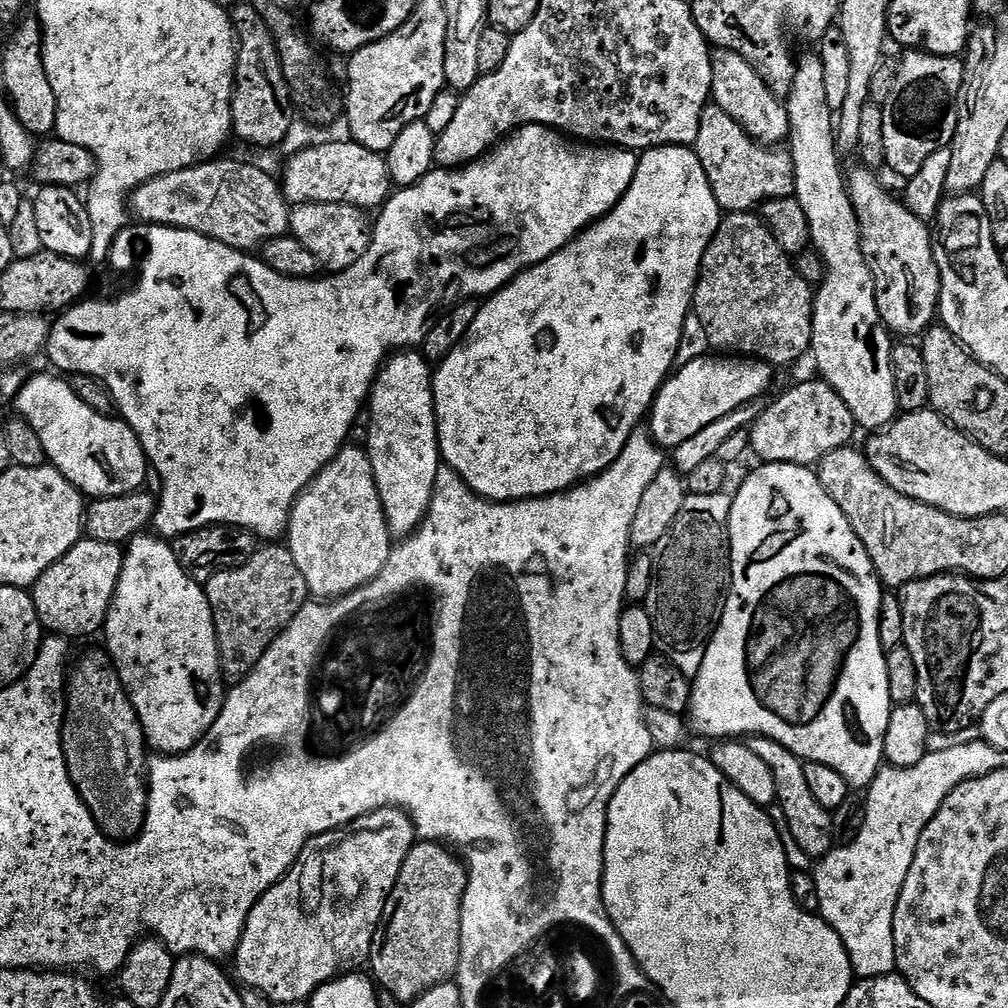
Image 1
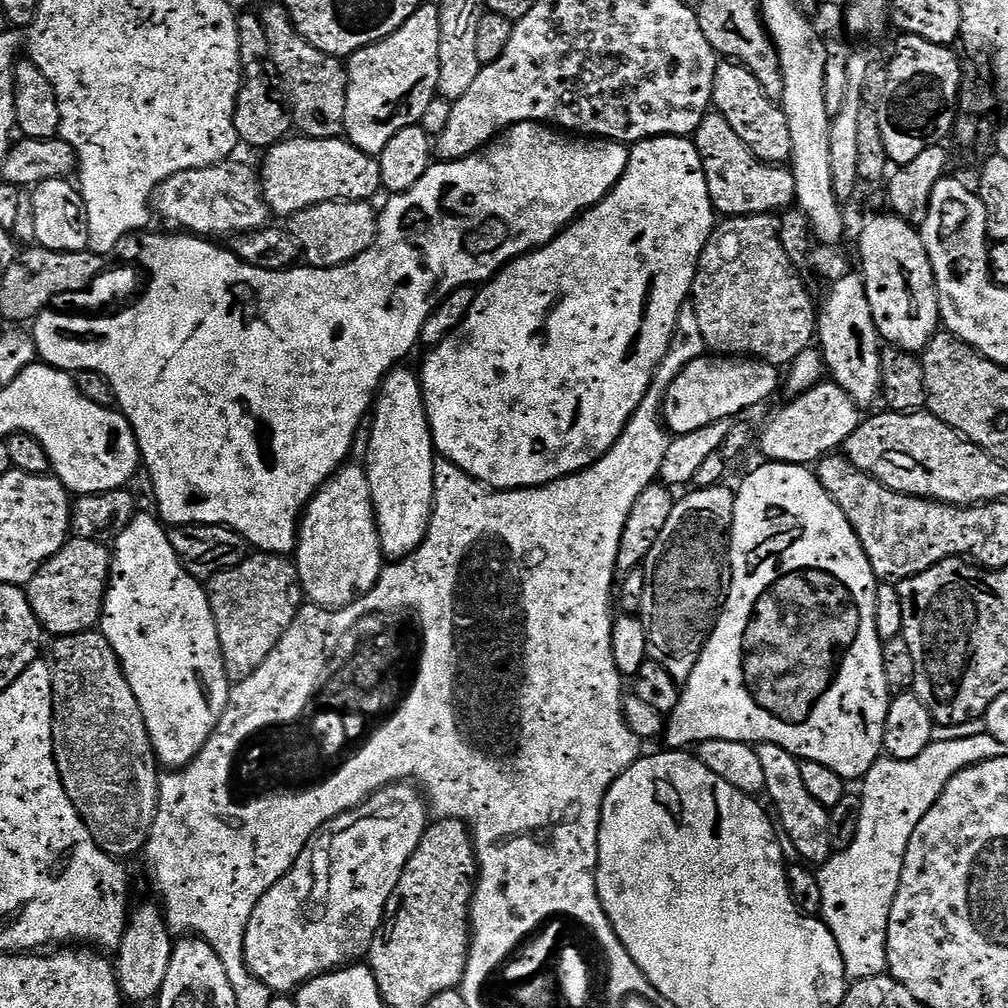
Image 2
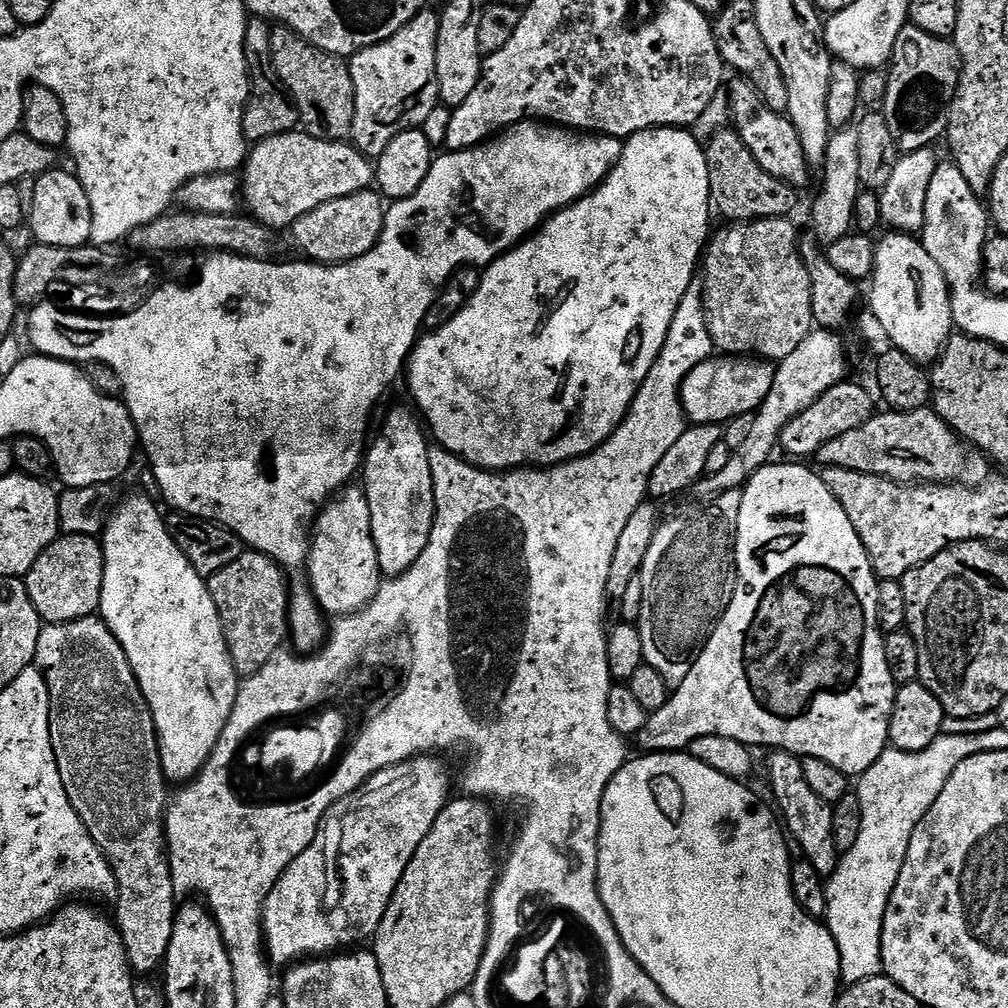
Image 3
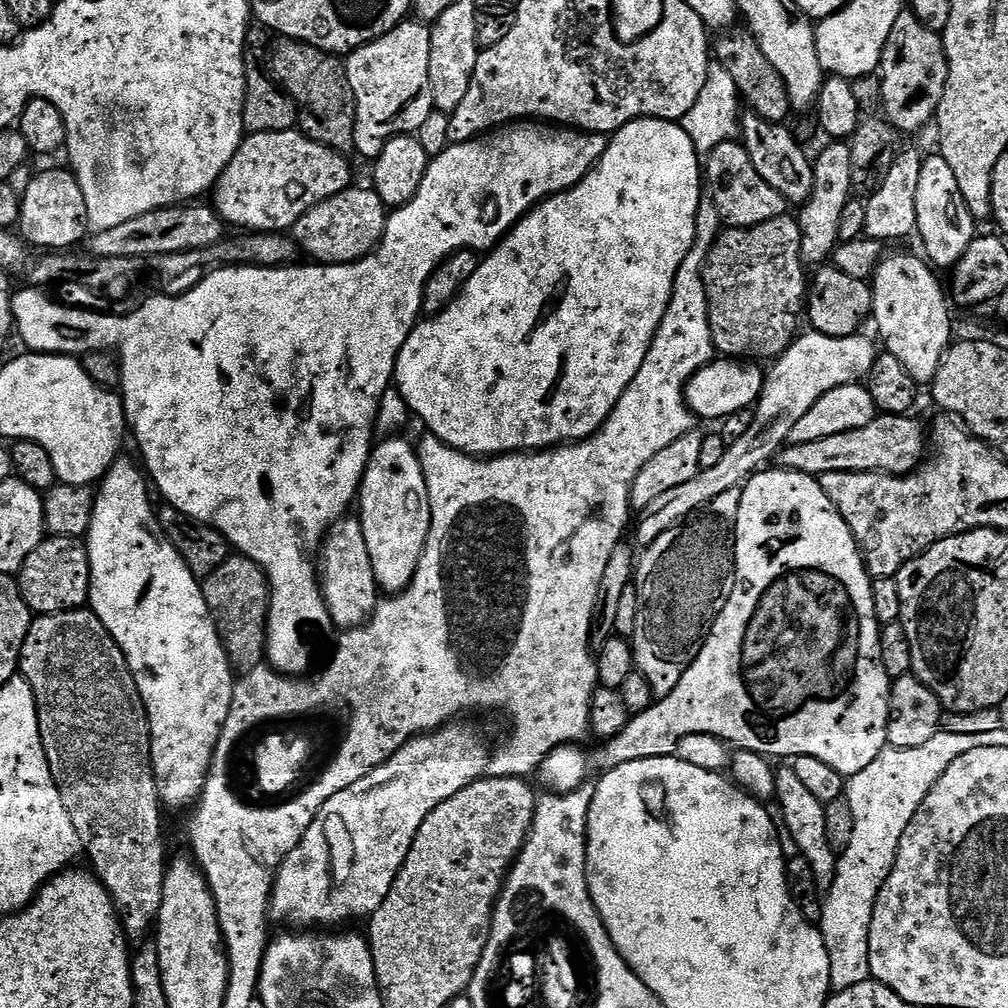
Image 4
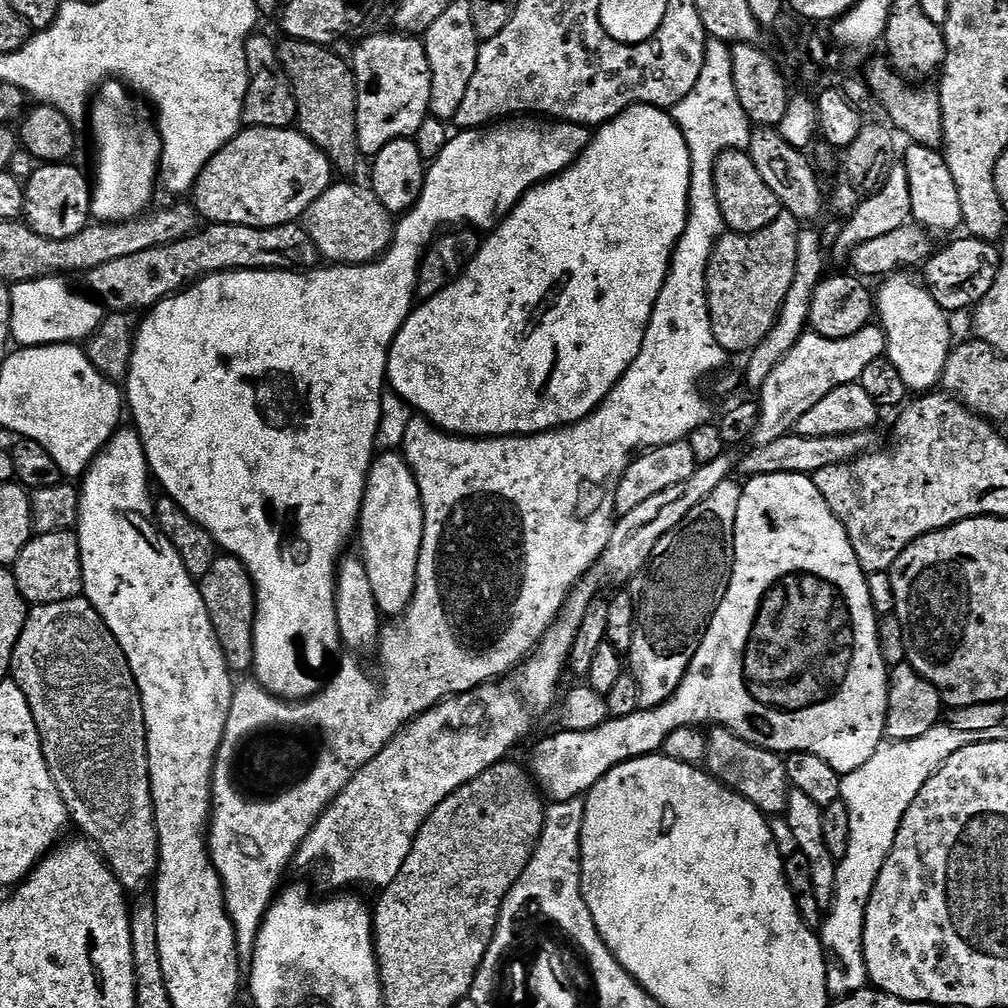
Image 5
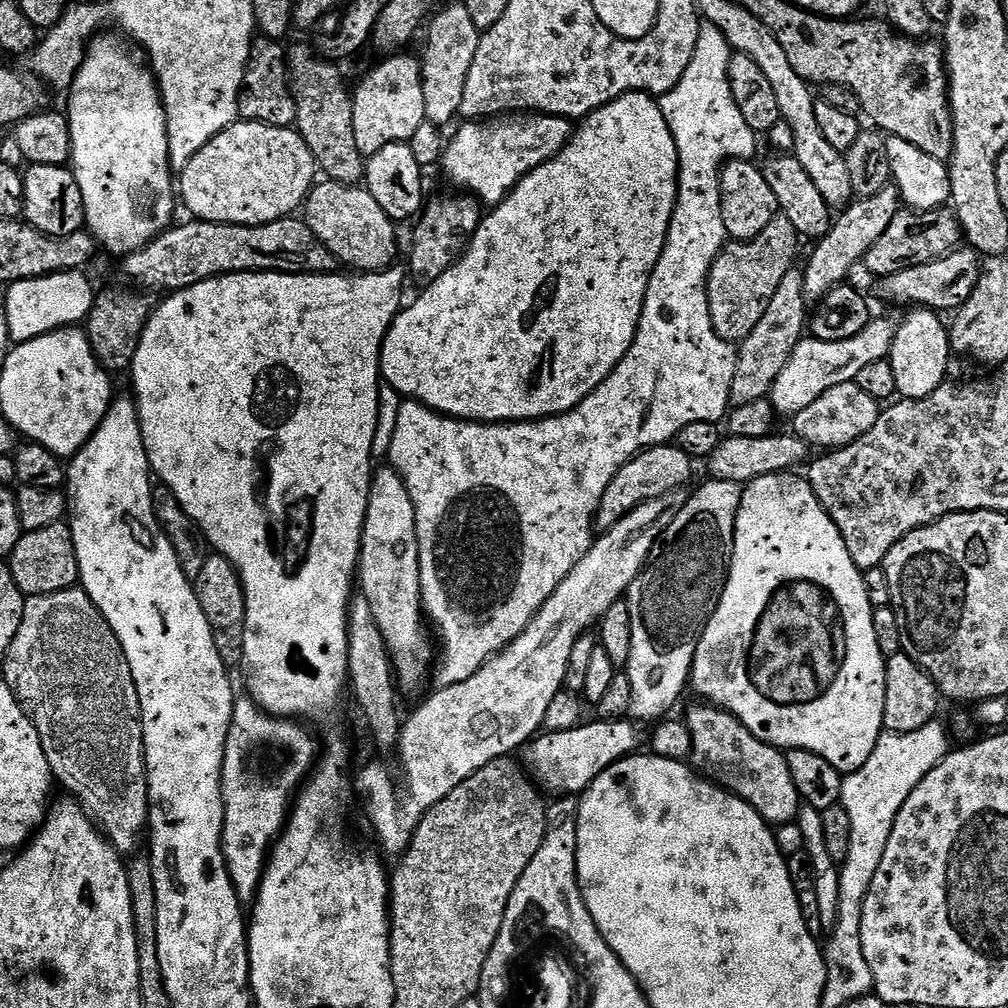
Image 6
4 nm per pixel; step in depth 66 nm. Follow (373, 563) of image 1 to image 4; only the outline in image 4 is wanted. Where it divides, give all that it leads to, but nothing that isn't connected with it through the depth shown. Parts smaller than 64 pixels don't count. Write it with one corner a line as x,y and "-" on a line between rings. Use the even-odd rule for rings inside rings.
341,518
328,529
328,535
325,536
318,553
320,592
324,596
326,610
333,625
340,630
367,624
382,599
360,521
356,518
348,519

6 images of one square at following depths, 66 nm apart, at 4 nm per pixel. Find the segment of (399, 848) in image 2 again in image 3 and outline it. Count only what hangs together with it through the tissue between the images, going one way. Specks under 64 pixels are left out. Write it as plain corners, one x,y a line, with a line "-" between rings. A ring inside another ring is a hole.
425,754
413,756
411,760
403,760
401,764
391,764
388,768
383,768
382,771
373,774
369,780
364,781
363,786
356,792
351,792
349,796
343,796
342,799
337,800
335,804
330,806
328,813
320,820
320,826
316,829
316,835
312,837
312,841
301,850
298,858
294,858
294,862
280,875
280,881
270,889
267,898
264,899
262,944
266,949
267,959
273,965
284,964
283,966
288,966
293,962
303,961
305,958
320,958
325,954
336,954
341,950
348,950
359,945
356,944
359,940
366,939
365,941
367,941
369,938
375,937
376,927
380,924
384,912
388,909
394,890
398,886
410,858
414,856
422,842
422,838
426,836
430,826
435,822
438,814
450,799
448,776
440,769
440,764
435,760
436,758
435,755

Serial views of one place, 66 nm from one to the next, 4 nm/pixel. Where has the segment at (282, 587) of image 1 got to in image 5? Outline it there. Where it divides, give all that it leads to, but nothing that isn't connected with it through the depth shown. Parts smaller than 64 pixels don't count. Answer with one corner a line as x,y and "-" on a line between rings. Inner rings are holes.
217,555
214,566
209,572
199,577
202,602
206,602
206,610
210,614
210,622
214,626
217,642
222,646
226,666
229,672
253,671
254,662
254,622
256,621
256,585
248,567
237,556

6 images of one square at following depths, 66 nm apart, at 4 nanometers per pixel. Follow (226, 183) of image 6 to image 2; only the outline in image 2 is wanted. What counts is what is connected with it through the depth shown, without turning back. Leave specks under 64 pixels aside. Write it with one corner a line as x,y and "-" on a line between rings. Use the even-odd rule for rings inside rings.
300,134
295,138
281,140
279,144
267,149
263,153
264,169
259,169
260,185
264,188
264,201
268,203
269,213
273,217
287,218
306,210
315,204
330,202
331,200
362,200
371,201
372,195
381,191
380,161
377,157
368,156
358,150
347,139
338,140
310,140

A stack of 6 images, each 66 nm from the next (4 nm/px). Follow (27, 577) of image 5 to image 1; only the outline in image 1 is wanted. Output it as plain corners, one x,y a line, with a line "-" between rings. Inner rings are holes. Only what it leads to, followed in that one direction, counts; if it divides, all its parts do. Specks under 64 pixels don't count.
82,538
42,578
38,578
30,591
38,610
40,625
61,638
92,636
99,633
108,619
108,611
122,574
125,549
118,544

